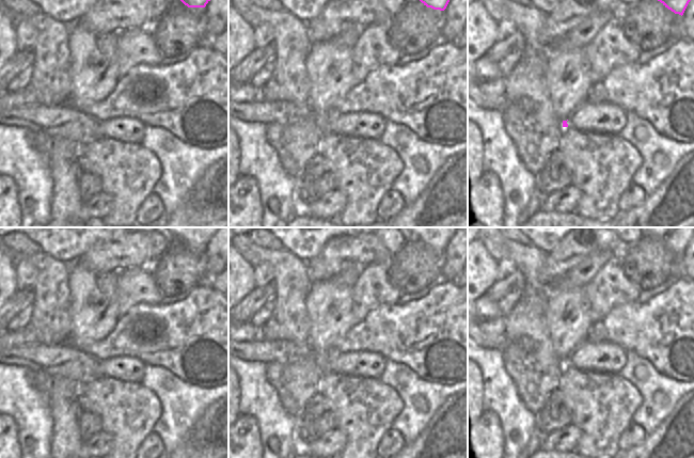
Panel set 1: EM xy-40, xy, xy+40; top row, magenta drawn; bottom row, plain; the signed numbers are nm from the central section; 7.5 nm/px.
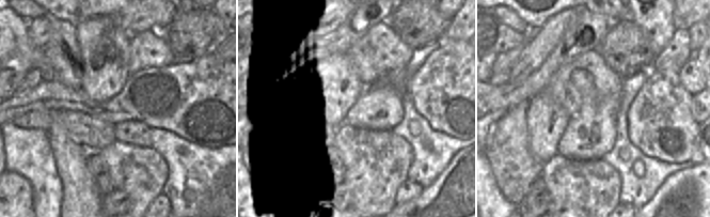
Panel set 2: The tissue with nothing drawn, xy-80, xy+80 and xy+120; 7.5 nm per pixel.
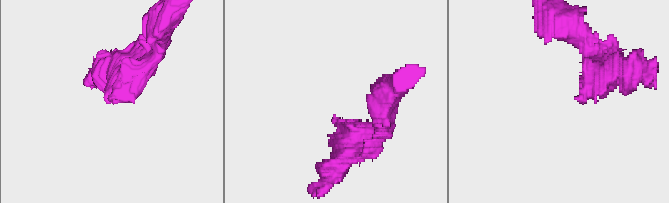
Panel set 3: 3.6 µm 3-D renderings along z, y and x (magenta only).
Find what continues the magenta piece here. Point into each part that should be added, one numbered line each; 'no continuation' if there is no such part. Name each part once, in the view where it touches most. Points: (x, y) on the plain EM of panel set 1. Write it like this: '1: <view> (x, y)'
1: xy+40 (602, 357)

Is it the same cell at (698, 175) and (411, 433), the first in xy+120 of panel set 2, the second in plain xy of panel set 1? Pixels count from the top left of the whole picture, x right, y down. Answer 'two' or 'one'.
two

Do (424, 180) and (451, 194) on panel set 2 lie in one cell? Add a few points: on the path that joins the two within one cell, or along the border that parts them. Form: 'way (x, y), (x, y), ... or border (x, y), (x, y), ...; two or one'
border (446, 164), (445, 168), (428, 185), (422, 188); two

